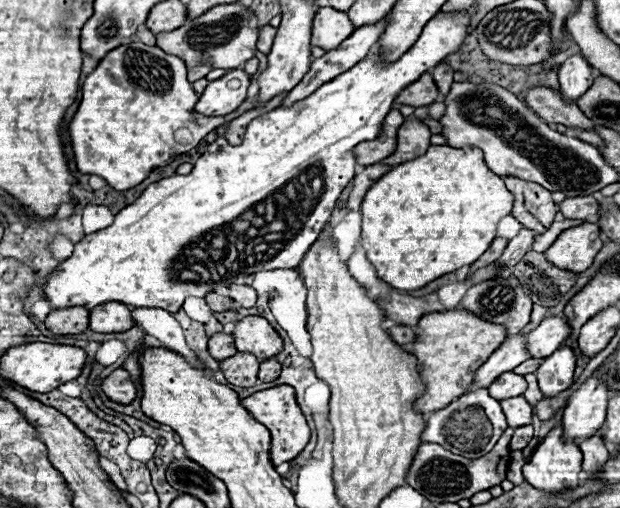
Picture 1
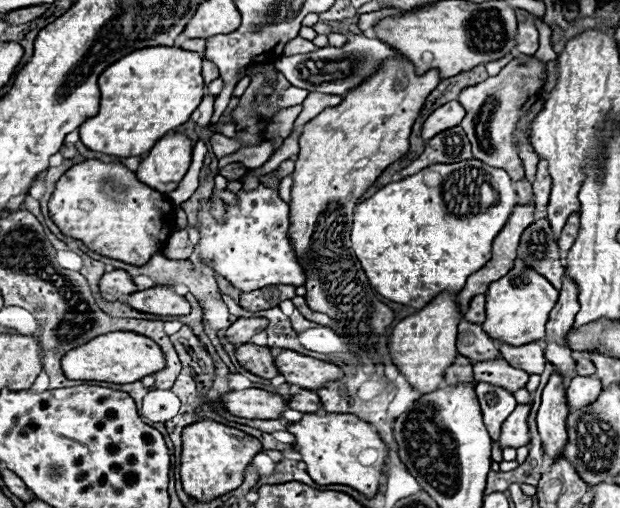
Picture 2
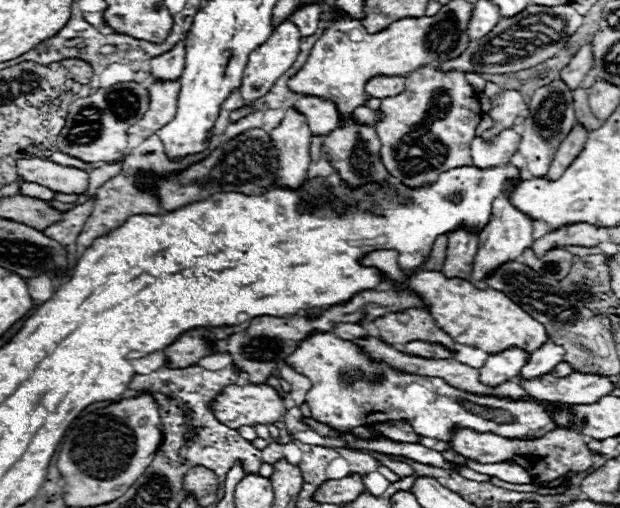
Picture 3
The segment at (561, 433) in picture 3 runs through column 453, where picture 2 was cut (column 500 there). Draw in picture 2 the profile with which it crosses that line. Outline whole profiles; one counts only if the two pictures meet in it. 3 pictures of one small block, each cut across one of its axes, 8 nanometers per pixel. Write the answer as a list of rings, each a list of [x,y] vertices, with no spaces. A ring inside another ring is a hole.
[[[518,404],[516,410],[506,418],[502,424],[502,438],[498,440],[500,448],[520,448],[530,442],[528,436],[528,414],[530,414],[530,404]]]

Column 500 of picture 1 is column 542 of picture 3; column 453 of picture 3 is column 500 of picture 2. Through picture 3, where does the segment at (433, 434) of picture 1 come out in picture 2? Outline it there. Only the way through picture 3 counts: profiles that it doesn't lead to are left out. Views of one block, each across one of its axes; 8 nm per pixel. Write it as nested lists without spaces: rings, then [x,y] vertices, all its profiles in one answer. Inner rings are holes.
[[[478,382],[476,394],[478,394],[480,406],[482,406],[484,426],[490,434],[490,438],[496,442],[500,438],[502,422],[516,408],[514,394],[508,392],[506,388],[500,388],[500,386],[494,386],[494,384],[488,384],[488,382]]]

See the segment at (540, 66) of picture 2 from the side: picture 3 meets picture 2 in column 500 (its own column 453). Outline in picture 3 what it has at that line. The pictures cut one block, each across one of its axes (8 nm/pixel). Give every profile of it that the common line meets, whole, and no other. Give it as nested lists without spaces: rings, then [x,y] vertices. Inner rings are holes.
[[[432,64],[422,66],[416,72],[406,76],[406,88],[402,94],[382,100],[380,112],[382,112],[382,118],[374,124],[374,128],[382,144],[380,148],[382,164],[402,184],[410,188],[426,186],[430,182],[436,182],[438,174],[442,174],[444,170],[472,164],[470,142],[474,140],[474,128],[482,120],[482,110],[480,110],[478,94],[466,82],[464,72],[442,72],[440,68]]]

